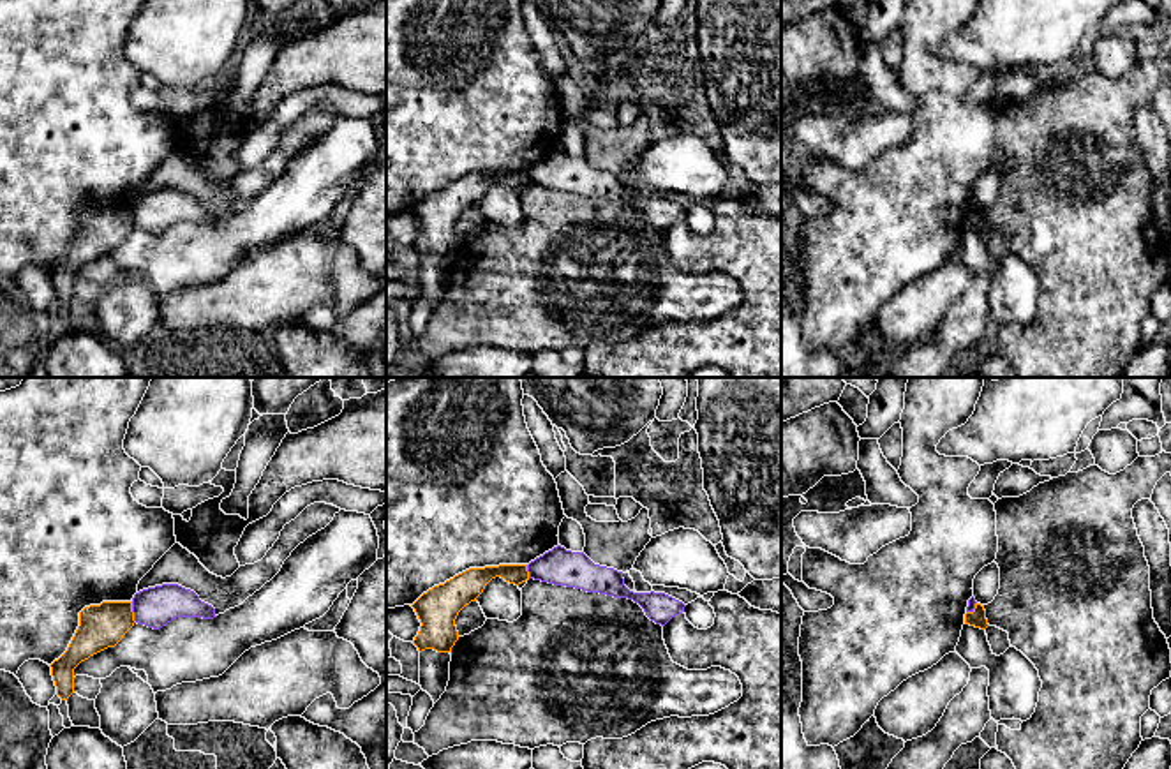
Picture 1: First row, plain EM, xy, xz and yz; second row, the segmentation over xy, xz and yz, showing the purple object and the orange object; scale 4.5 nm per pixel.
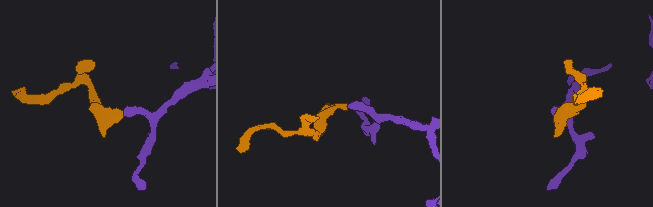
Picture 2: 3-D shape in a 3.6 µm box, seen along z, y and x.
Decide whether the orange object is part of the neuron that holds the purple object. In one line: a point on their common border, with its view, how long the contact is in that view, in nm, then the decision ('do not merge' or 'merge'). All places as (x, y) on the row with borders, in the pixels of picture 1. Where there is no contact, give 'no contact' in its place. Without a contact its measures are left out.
xy (133, 611) | 100 nm | do not merge

